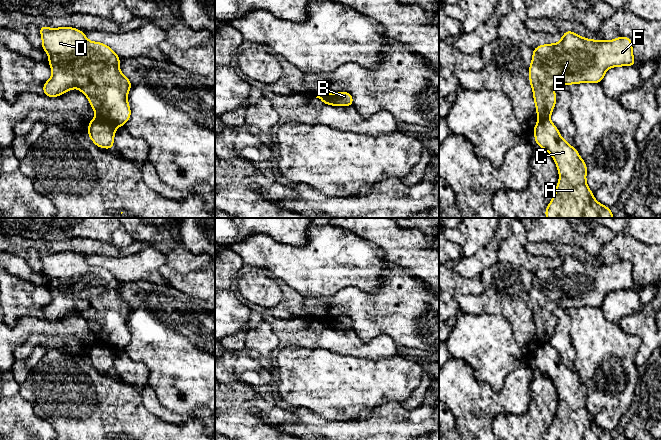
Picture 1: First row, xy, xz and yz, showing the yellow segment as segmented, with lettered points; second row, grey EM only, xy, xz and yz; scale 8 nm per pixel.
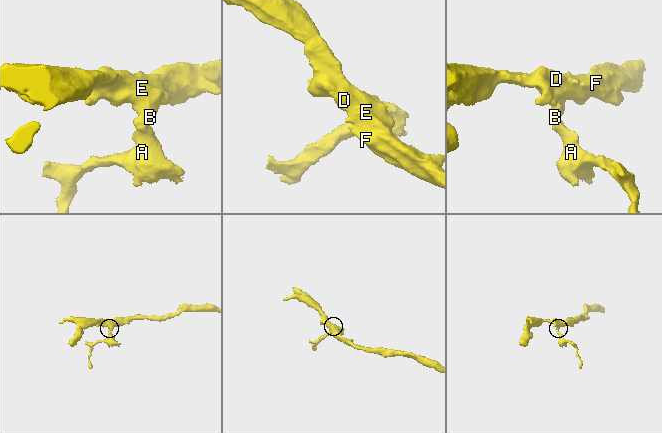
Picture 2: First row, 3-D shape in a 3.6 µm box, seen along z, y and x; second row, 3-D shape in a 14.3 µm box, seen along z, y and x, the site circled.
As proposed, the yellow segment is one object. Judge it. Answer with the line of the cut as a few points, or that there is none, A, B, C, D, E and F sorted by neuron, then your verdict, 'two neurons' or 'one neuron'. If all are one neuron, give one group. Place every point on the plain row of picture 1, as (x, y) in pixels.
cut xy (97, 340), (108, 344), (116, 350); groups A C / B D E F; two neurons

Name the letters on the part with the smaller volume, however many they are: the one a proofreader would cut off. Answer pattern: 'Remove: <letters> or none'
Remove: A, C

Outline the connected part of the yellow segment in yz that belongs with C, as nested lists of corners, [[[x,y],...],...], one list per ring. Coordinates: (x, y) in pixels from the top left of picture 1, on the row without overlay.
[[[539,343],[534,351],[533,357],[535,359],[536,368],[548,375],[557,388],[557,393],[560,403],[557,407],[556,416],[553,423],[545,434],[546,440],[613,440],[609,431],[603,430],[594,423],[594,419],[586,409],[586,387],[583,385],[578,374],[571,371],[559,358],[557,351],[550,345],[550,343]]]

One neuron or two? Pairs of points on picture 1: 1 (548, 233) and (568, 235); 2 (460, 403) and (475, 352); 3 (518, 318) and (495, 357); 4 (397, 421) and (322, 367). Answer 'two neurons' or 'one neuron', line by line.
1: one neuron
2: two neurons
3: two neurons
4: two neurons

